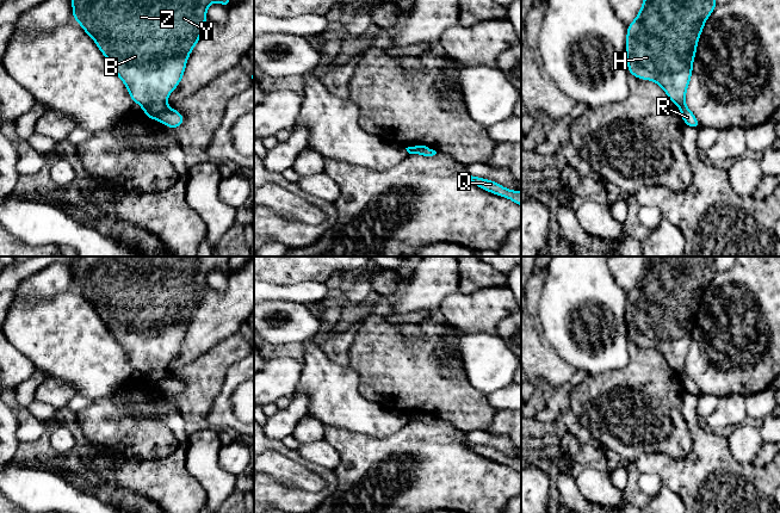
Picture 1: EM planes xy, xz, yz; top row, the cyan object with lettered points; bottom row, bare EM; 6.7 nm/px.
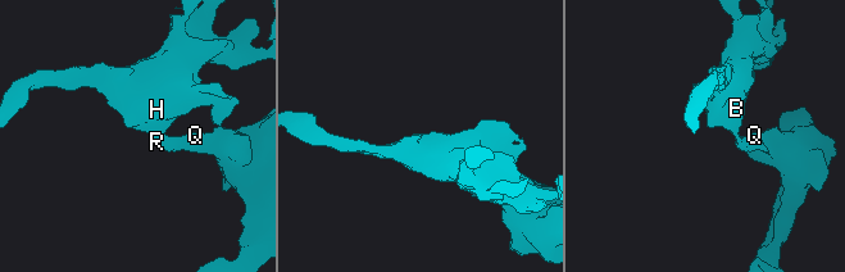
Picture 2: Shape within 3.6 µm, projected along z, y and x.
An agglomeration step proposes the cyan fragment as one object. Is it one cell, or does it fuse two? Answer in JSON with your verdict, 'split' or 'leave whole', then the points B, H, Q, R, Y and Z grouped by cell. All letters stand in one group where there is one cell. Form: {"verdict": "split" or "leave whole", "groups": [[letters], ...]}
{"verdict": "split", "groups": [["B", "H", "Y", "Z"], ["Q", "R"]]}

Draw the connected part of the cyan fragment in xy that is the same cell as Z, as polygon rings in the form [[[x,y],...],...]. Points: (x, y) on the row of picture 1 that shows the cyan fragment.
[[[72,0],[73,19],[78,20],[100,49],[114,73],[124,82],[130,98],[141,107],[166,104],[168,95],[181,81],[187,58],[199,42],[211,2],[228,8],[229,0]]]

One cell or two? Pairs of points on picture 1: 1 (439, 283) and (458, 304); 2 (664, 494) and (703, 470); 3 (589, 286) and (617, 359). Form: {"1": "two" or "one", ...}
{"1": "two", "2": "two", "3": "one"}

